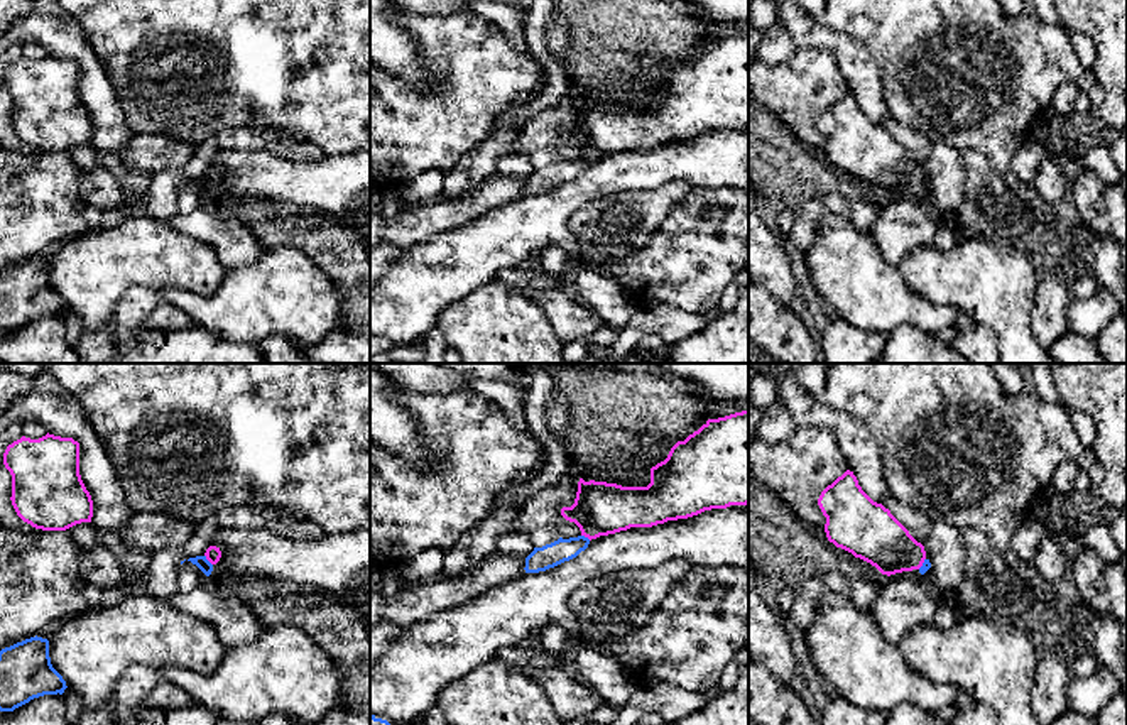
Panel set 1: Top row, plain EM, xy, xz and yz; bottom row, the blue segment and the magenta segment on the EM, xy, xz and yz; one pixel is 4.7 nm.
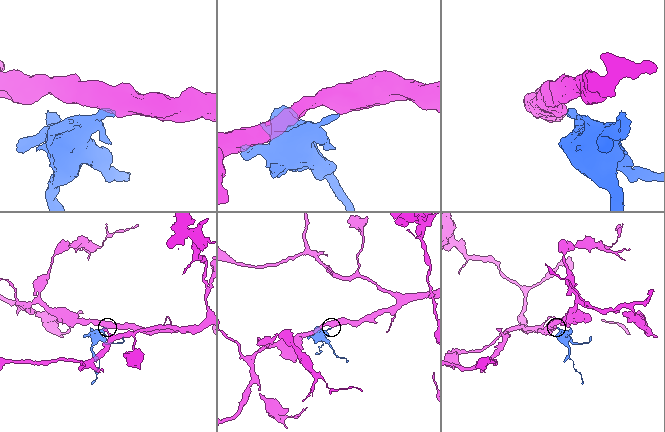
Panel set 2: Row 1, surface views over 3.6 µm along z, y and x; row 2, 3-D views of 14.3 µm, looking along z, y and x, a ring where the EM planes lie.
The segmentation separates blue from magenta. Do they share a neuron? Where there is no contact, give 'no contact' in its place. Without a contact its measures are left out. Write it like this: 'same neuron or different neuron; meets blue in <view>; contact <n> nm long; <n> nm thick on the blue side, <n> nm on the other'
different neuron; meets blue in xy; contact 70 nm long; 60 nm thick on the blue side, 70 nm on the other

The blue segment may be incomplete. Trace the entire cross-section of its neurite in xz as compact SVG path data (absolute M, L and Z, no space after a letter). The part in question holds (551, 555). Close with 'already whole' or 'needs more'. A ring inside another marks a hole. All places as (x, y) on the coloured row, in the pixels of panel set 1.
M585 536L563 539L546 544L542 548L534 548L534 551L525 558L525 573L539 573L554 568L564 561L576 558L590 544Z; already whole

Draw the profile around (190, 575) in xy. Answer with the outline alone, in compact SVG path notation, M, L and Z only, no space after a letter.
M184 561L177 568L177 591L191 591L201 585L208 576L191 561Z

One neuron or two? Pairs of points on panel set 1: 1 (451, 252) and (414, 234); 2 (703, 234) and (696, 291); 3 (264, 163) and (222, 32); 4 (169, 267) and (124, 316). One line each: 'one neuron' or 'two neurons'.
1: two neurons
2: one neuron
3: two neurons
4: two neurons

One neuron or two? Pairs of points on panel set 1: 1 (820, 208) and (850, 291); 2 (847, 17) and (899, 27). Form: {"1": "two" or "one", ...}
{"1": "two", "2": "one"}

